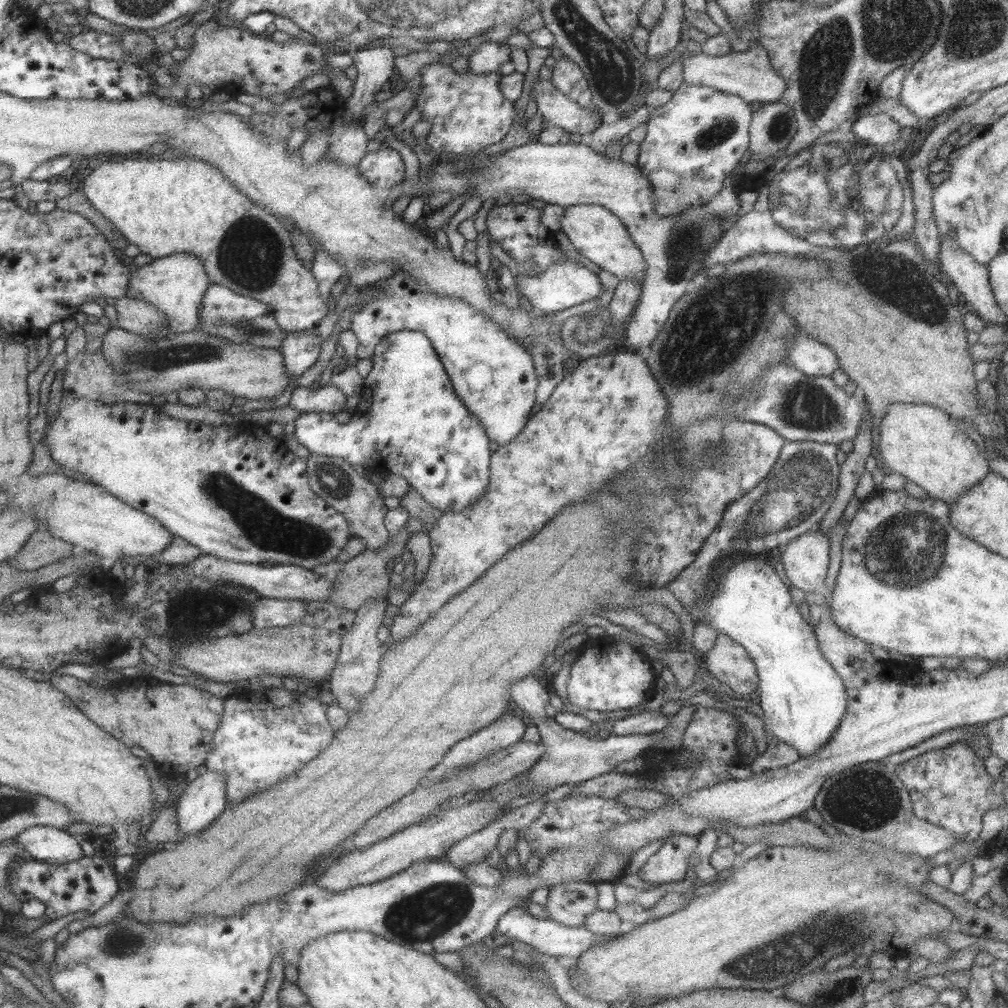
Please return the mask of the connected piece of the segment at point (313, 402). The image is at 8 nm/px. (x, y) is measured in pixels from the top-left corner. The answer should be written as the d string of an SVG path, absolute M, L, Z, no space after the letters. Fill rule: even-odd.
M332 385L318 387L316 390L299 386L291 392L288 406L303 414L329 412L334 415L345 411L346 398L339 388Z

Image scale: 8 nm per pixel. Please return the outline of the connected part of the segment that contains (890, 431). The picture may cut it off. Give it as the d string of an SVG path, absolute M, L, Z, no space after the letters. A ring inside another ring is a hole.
M893 402L874 430L874 443L886 468L914 482L929 498L952 503L959 493L990 472L977 445L944 410L927 404Z

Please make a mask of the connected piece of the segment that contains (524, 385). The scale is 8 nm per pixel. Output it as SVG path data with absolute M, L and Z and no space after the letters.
M395 273L390 282L391 289L387 290L387 293L377 295L373 297L370 301L367 301L366 305L363 305L358 311L353 313L350 318L350 330L354 335L357 341L359 341L359 346L357 346L357 352L355 356L357 359L367 359L371 358L373 355L375 345L389 333L393 333L401 330L413 330L418 331L425 335L429 339L429 343L433 346L433 351L437 354L441 365L451 381L453 391L457 398L461 400L461 403L469 410L474 417L477 417L477 420L482 424L482 427L485 429L485 434L488 436L489 440L494 440L498 445L505 444L507 441L511 441L513 437L524 427L525 421L529 418L529 411L535 406L535 394L538 384L538 378L535 376L535 370L533 368L533 360L529 358L529 354L524 352L522 346L514 339L511 338L508 333L504 330L501 330L501 326L497 326L497 322L489 322L490 318L478 313L468 302L462 301L457 297L450 297L443 295L438 295L437 293L430 293L429 291L424 291L422 286L419 283L416 283L407 273Z

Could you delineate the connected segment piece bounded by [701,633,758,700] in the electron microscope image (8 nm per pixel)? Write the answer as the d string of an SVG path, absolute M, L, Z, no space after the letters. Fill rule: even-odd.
M716 633L716 639L713 646L701 655L704 669L717 680L720 684L732 693L736 699L748 699L749 693L756 690L758 676L755 665L745 649L734 640L726 637L724 634Z

